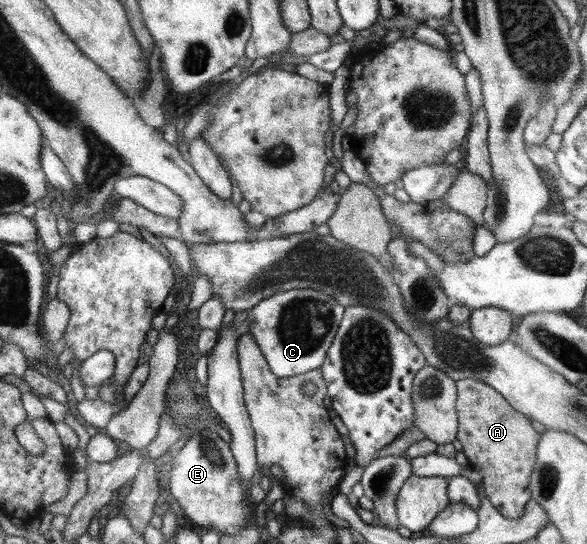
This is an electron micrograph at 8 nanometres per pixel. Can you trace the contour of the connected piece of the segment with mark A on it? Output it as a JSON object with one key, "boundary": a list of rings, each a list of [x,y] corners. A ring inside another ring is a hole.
{"boundary":[[[467,378],[455,382],[456,411],[459,419],[457,439],[462,444],[462,453],[471,468],[483,477],[483,487],[490,503],[508,519],[520,519],[525,514],[525,507],[531,498],[530,476],[535,468],[538,440],[541,434],[534,430],[528,416],[516,411],[498,391],[482,381]]]}

